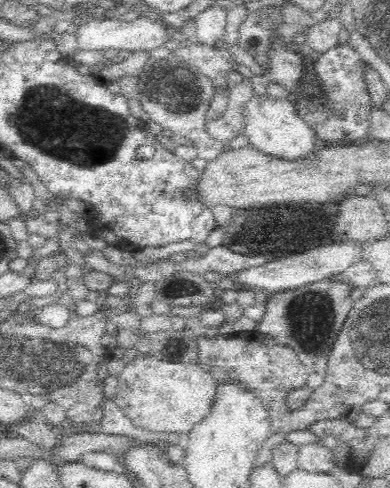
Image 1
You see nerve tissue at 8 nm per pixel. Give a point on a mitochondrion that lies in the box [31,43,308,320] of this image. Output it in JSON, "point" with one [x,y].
{"point":[171,93]}

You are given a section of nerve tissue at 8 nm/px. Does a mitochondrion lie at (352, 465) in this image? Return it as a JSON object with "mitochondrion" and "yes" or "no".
{"mitochondrion":"no"}

